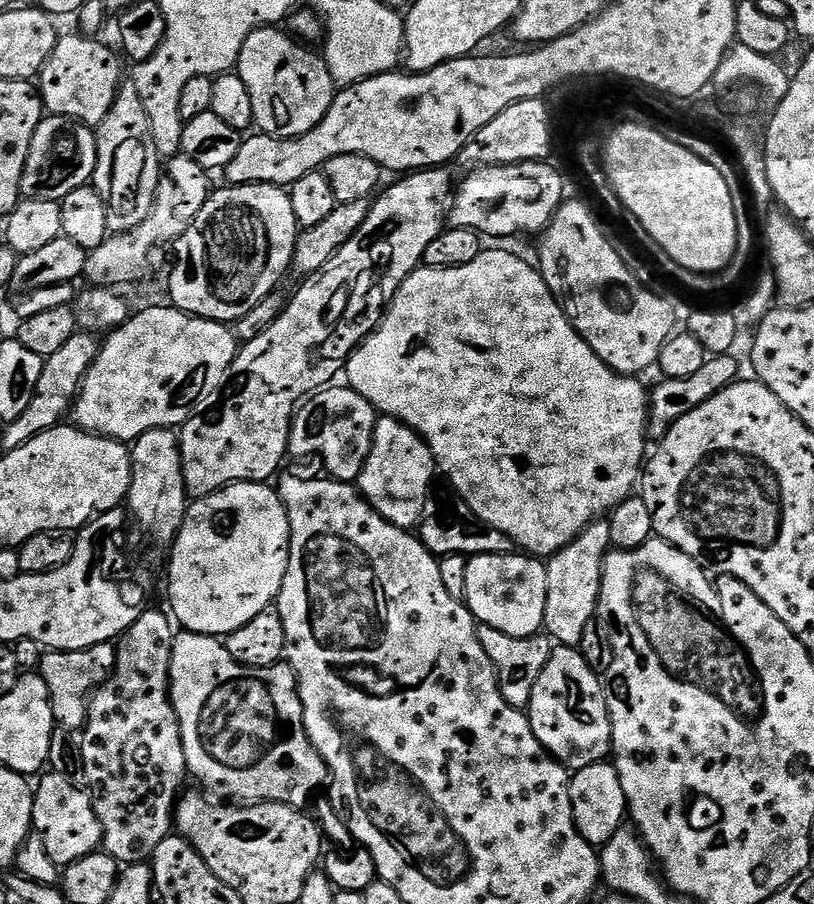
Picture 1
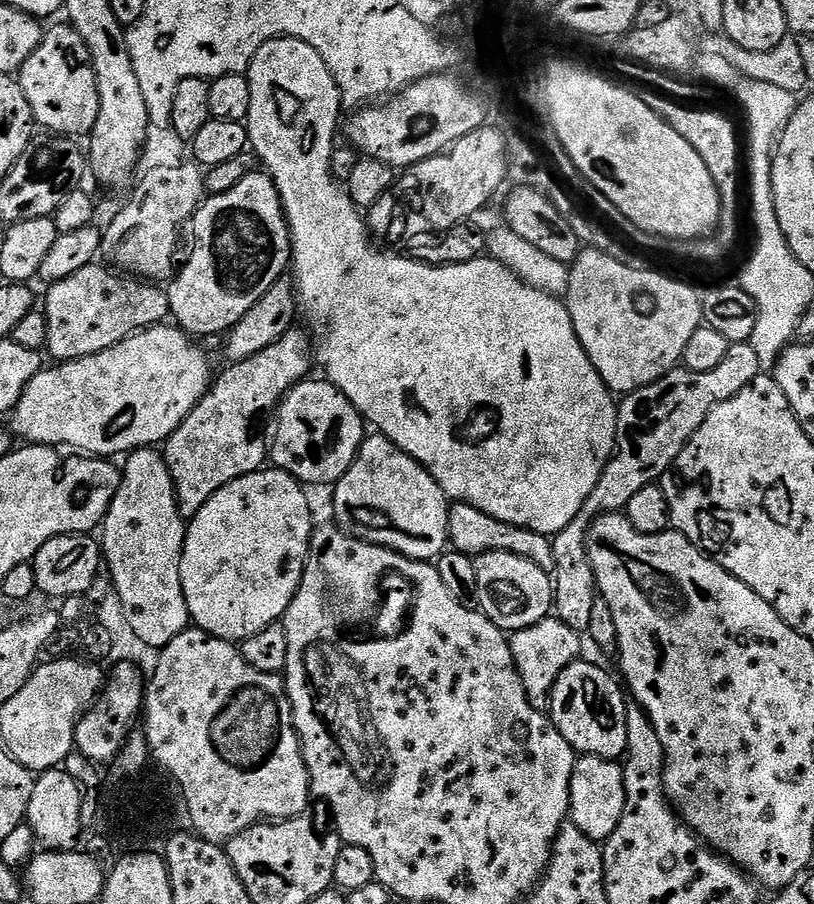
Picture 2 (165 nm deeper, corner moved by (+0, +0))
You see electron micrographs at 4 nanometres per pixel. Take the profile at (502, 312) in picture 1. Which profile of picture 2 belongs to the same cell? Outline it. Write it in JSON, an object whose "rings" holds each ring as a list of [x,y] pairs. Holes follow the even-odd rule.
{"rings":[[[280,36],[277,40],[267,40],[258,54],[254,54],[246,75],[250,82],[250,114],[246,121],[248,143],[255,159],[261,165],[264,163],[263,171],[274,182],[280,195],[280,205],[284,208],[288,234],[292,238],[290,272],[294,277],[294,295],[299,315],[304,315],[309,330],[317,336],[315,363],[328,368],[327,379],[339,392],[346,394],[365,421],[371,427],[372,424],[376,427],[373,429],[379,435],[410,454],[410,458],[414,458],[432,475],[449,501],[469,504],[482,510],[482,514],[490,514],[490,518],[498,518],[498,522],[510,522],[510,526],[522,526],[549,538],[566,530],[566,526],[574,522],[578,510],[582,510],[586,498],[590,498],[590,490],[594,490],[602,470],[616,450],[618,407],[613,393],[578,342],[567,303],[561,297],[551,296],[549,292],[530,286],[491,258],[471,260],[465,264],[433,266],[421,264],[419,260],[404,254],[391,256],[388,252],[372,248],[373,241],[365,217],[348,195],[347,187],[338,182],[332,173],[332,149],[338,144],[336,127],[340,124],[342,101],[330,70],[326,70],[326,62],[322,62],[322,54],[318,54],[318,50],[306,42],[292,36]]]}

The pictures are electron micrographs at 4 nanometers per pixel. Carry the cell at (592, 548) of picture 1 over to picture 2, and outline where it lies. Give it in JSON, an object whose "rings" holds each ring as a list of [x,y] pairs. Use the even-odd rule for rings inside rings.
{"rings":[[[752,343],[729,344],[726,358],[722,358],[722,363],[714,370],[699,372],[677,366],[662,379],[642,386],[637,392],[627,393],[619,401],[616,450],[602,470],[594,490],[590,490],[590,498],[586,498],[582,510],[578,510],[574,522],[551,537],[554,566],[550,575],[556,619],[566,622],[566,626],[581,634],[587,633],[590,626],[590,609],[598,598],[594,570],[588,557],[588,528],[592,522],[610,512],[623,513],[630,498],[634,498],[642,486],[657,483],[690,442],[698,426],[702,426],[706,414],[710,414],[714,406],[734,398],[738,390],[750,386],[761,372]]]}

